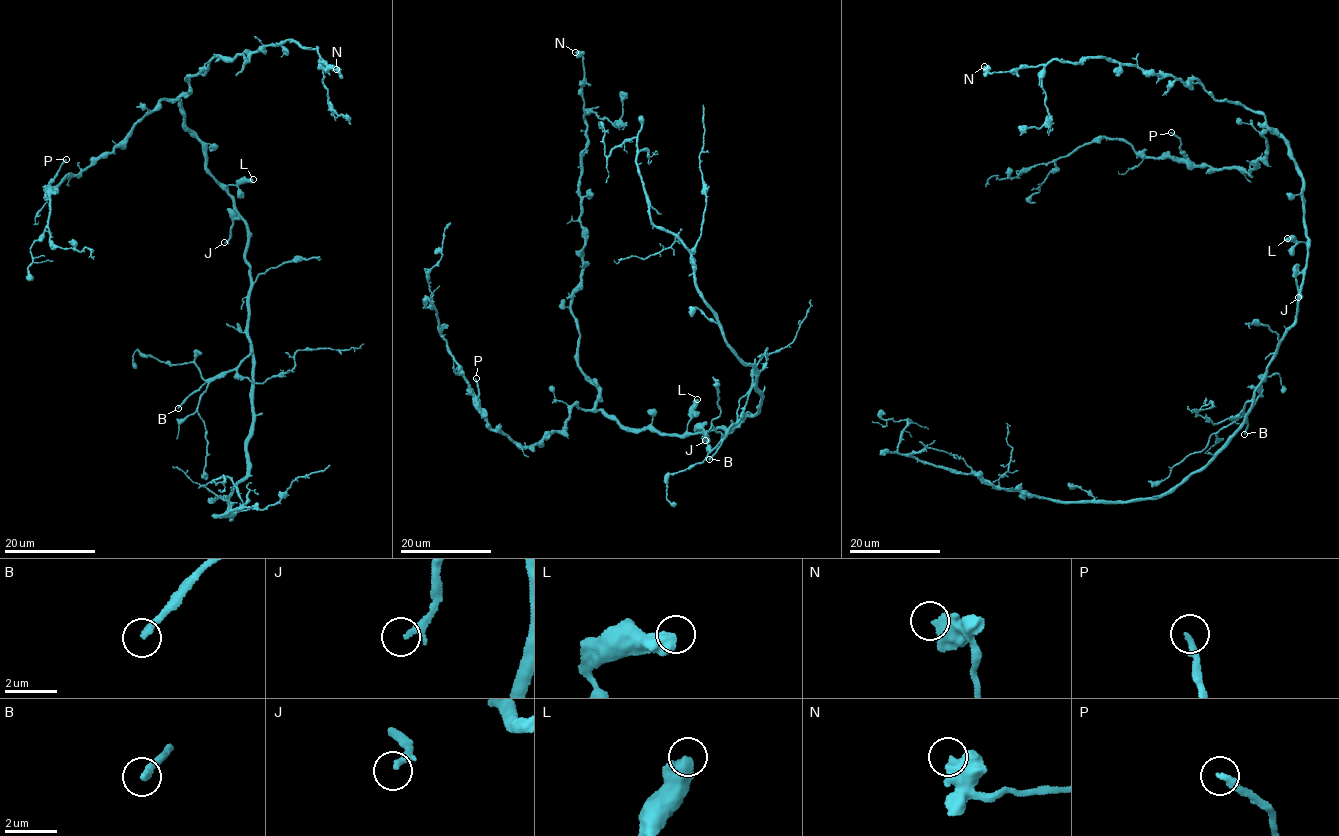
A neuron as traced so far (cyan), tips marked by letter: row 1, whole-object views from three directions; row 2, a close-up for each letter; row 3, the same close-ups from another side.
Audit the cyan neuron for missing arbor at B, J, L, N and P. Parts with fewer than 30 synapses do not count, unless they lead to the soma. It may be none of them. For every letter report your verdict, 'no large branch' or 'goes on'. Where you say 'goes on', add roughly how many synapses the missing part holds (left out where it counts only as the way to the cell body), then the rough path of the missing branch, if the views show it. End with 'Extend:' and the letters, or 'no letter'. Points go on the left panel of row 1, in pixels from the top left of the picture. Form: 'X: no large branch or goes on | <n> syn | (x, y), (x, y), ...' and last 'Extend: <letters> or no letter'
B: goes on | (178, 408), (165, 420), (157, 353), (177, 310), (175, 296), (180, 281), (172, 279)
J: no large branch
L: no large branch
N: no large branch
P: no large branch
Extend: B

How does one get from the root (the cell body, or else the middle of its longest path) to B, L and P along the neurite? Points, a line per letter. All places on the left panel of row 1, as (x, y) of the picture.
B: (247, 249), (245, 261), (251, 279), (246, 327), (250, 351), (236, 367), (201, 385), (178, 408)
L: (247, 249), (247, 223), (235, 208), (226, 187), (253, 179)
P: (247, 249), (247, 223), (209, 173), (207, 146), (177, 100), (160, 100), (110, 153), (49, 190), (66, 159)

